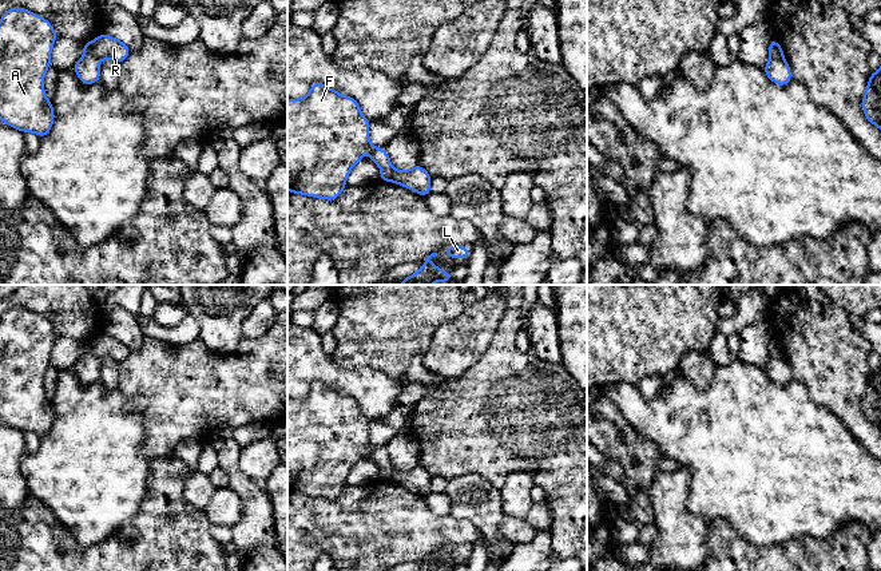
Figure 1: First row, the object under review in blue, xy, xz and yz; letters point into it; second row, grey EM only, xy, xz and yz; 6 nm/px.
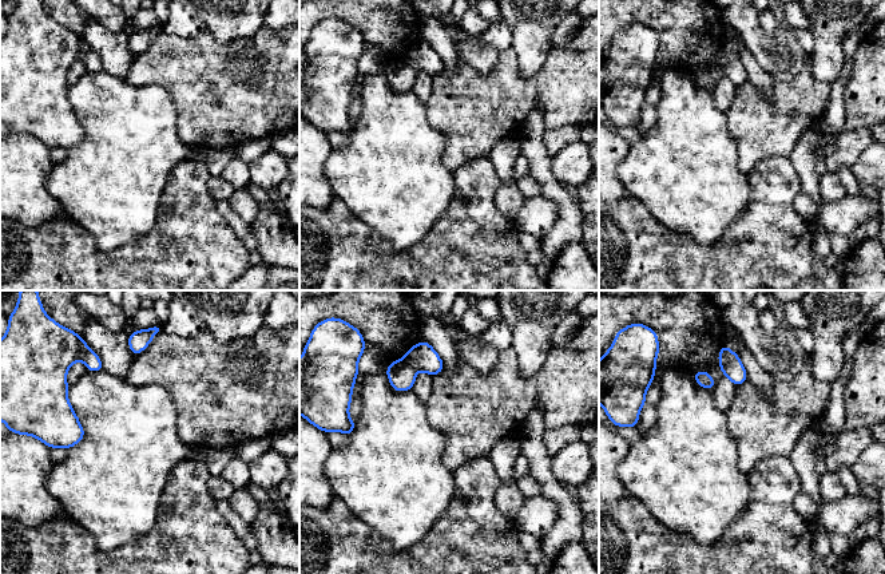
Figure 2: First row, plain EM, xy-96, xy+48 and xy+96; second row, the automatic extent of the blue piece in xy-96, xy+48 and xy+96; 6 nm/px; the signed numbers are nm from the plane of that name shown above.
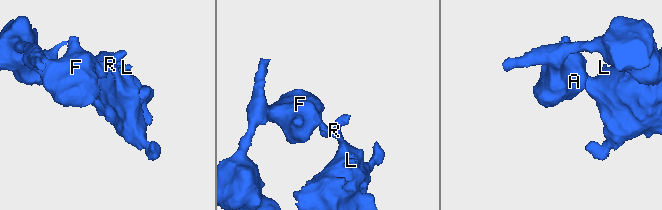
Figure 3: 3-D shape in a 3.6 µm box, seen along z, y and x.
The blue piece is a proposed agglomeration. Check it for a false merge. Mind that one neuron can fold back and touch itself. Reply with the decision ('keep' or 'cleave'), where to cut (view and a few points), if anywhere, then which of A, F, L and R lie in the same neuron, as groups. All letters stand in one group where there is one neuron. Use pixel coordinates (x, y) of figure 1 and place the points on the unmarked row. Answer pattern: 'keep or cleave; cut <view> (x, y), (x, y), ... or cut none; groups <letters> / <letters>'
cleave; cut xy (86, 352), (99, 359); groups A F / L R

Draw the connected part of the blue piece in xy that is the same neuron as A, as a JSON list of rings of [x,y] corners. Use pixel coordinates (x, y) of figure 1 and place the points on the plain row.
[[[21,306],[0,318],[0,420],[40,437],[55,421],[52,401],[44,390],[44,374],[57,338],[53,325]]]

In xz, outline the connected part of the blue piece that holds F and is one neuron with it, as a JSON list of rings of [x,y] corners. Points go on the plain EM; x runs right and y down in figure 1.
[[[316,381],[306,396],[287,398],[287,489],[325,500],[336,500],[346,487],[350,469],[369,452],[370,459],[380,467],[378,480],[393,481],[396,468],[384,447],[374,447],[369,437],[369,419],[362,415],[358,401],[341,394],[332,386]]]

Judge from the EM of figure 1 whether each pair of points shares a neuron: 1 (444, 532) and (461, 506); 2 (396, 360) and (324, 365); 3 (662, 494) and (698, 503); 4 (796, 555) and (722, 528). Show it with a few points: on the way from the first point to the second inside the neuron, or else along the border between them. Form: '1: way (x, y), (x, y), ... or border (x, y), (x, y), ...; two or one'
1: border (448, 514), (459, 519), (468, 519), (481, 532); two
2: border (332, 356), (333, 361), (344, 368), (366, 367); two
3: border (687, 468), (690, 474), (687, 508), (710, 522); two
4: way (777, 555), (747, 555), (739, 547); one

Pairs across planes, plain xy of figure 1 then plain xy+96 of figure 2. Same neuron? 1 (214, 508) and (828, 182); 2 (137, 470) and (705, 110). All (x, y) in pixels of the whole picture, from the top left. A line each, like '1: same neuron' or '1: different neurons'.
1: different neurons
2: same neuron

